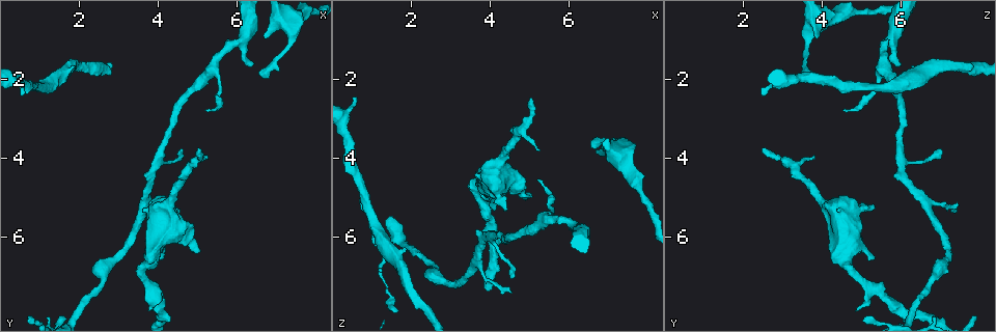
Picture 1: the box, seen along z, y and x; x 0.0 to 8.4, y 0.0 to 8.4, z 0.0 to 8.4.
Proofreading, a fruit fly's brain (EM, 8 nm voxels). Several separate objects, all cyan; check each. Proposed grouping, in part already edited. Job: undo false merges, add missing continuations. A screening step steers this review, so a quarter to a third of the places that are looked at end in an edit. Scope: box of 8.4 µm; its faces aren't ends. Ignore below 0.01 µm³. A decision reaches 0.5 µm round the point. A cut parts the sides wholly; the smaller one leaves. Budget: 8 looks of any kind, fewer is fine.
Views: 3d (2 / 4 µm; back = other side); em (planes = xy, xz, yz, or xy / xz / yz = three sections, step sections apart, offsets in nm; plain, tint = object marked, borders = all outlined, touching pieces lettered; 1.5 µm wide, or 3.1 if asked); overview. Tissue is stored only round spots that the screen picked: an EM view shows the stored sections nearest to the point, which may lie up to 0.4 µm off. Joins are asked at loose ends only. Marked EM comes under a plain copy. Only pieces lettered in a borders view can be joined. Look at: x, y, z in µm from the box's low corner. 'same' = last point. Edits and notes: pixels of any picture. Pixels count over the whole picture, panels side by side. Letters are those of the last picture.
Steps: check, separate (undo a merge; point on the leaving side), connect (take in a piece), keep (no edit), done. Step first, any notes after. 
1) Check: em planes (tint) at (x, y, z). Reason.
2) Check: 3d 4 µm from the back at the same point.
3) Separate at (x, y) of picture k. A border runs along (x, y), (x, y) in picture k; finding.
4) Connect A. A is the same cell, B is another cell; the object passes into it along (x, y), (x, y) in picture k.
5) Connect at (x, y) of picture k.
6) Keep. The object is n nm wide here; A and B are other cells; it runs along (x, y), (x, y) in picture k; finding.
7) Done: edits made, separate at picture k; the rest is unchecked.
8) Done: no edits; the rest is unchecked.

Check: 3d 2 µm from the back at (4.05, 4.05, 6.05). Branch point.

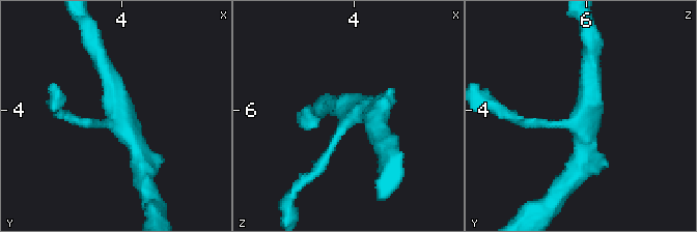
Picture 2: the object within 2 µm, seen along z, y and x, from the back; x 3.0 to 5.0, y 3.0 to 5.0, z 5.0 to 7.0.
Check: em xz step 4 (tint) at (4.06, 4.02, 6.02).

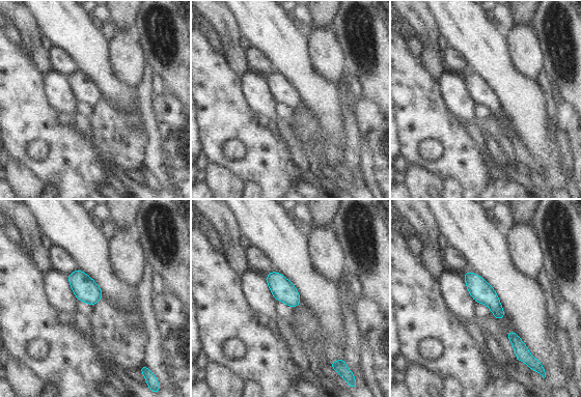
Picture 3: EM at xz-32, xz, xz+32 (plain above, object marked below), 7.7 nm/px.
Check: em planes (borders) at the same point.

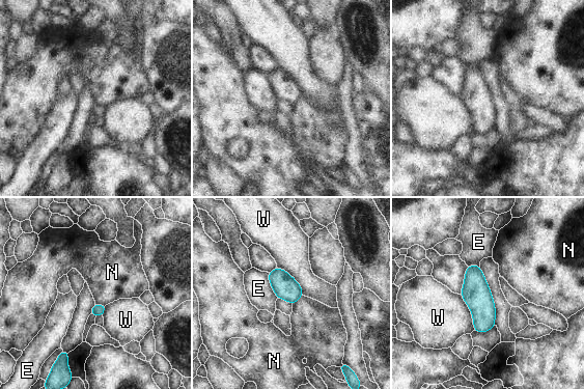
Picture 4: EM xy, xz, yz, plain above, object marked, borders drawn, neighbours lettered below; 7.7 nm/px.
Keep. The object is 30 nm wide here; E, N and W are other cells; a border runs along (461, 294), (471, 312), (474, 330) in picture 4; all the same neuron.

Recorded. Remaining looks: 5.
Check: em planes (borders) at (5.00, 6.35, 5.00). Branch stops here.

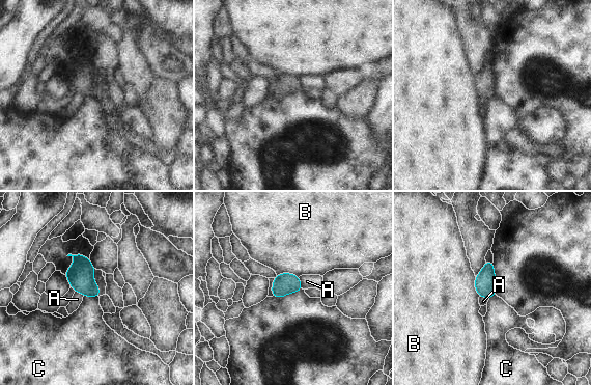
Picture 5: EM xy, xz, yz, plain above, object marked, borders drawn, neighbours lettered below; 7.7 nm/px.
Keep. The object is 160 nm wide here; the longest contact is with B, 170 nm; A, B and C are other cells; none of them fits.

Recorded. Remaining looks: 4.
Check: em planes (borders) at (6.65, 1.85, 3.80). An open end.

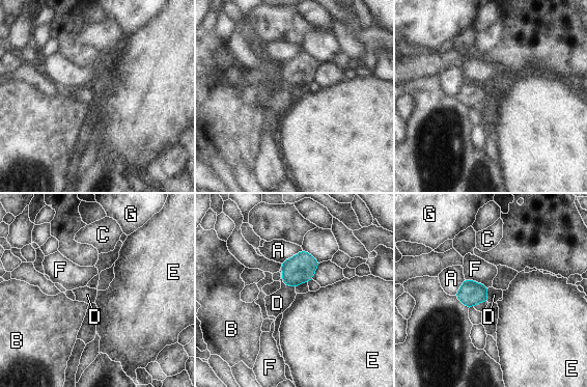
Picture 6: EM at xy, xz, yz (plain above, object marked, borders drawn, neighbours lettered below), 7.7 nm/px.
Connect D. D is the same cell, A, B, C, E, F and G are other cells; the object passes into it along (301, 268), (283, 281), (277, 303) in picture 6; it goes on there.

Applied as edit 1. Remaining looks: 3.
Done: edits made, connect at picture 6; the rest is unchecked.

